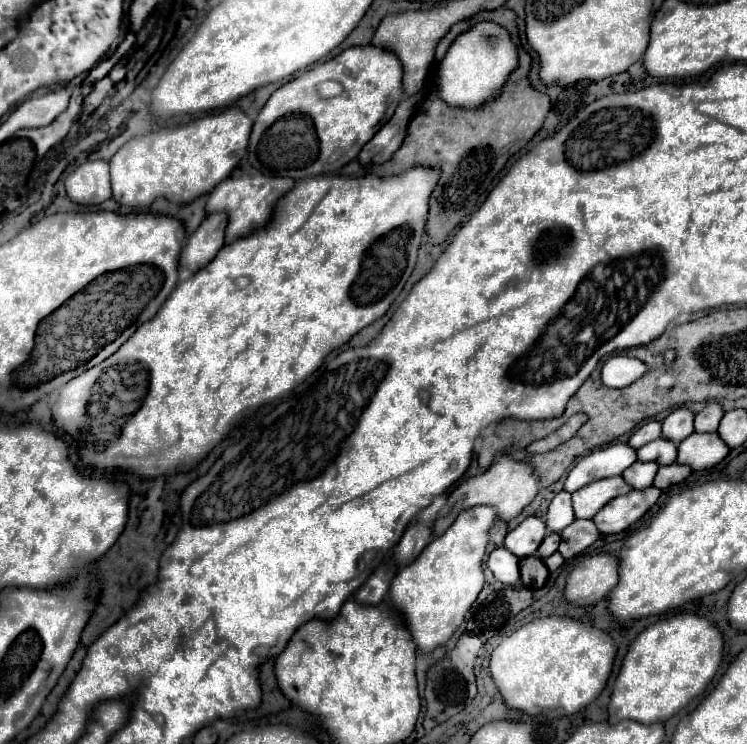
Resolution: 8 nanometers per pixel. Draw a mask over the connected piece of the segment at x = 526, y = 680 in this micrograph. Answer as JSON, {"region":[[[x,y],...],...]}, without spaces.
{"region":[[[541,617],[523,625],[495,647],[489,671],[509,709],[525,715],[533,715],[537,709],[547,717],[561,719],[579,713],[599,697],[615,653],[615,643],[605,631],[569,617]]]}

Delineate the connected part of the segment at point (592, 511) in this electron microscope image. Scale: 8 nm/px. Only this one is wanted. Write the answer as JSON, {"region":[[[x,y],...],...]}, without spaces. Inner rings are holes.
{"region":[[[621,477],[611,479],[599,479],[595,483],[589,483],[587,487],[573,493],[573,511],[577,519],[593,519],[603,505],[607,505],[611,499],[629,493],[631,487]]]}

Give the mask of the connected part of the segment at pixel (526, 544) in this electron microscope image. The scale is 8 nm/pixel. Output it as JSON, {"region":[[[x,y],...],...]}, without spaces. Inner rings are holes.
{"region":[[[527,517],[519,527],[515,527],[505,537],[505,547],[511,553],[515,553],[519,559],[529,557],[537,553],[537,547],[541,545],[545,533],[547,533],[547,527],[539,517]]]}

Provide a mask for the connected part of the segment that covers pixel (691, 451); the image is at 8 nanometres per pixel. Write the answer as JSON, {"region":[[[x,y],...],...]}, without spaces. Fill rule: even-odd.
{"region":[[[693,433],[677,447],[677,463],[689,465],[693,471],[711,469],[727,457],[729,449],[717,433]]]}

